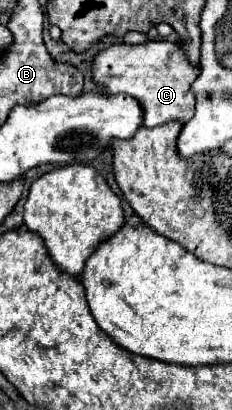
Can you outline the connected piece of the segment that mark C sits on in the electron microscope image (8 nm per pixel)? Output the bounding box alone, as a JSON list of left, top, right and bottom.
[92,40,200,128]

